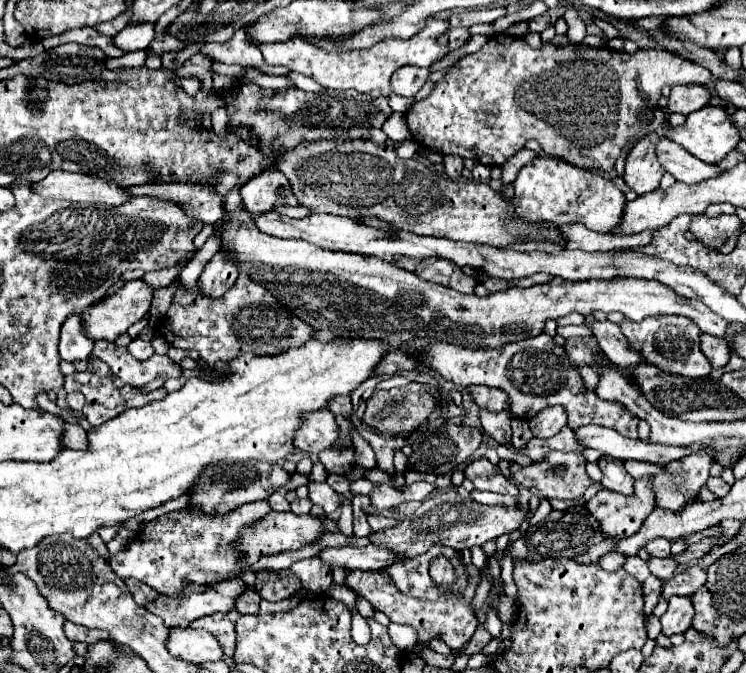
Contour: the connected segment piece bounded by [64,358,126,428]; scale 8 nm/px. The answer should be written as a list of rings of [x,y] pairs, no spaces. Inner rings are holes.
[[[96,358],[88,360],[86,372],[66,376],[64,388],[84,394],[86,404],[82,412],[94,428],[126,410],[126,384],[120,382],[104,362],[96,362]]]

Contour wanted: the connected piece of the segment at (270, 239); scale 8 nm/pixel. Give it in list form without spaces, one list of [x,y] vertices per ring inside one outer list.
[[[232,188],[226,194],[226,206],[224,212],[230,216],[228,224],[222,228],[222,246],[228,246],[232,252],[232,258],[236,258],[236,264],[244,274],[250,278],[256,278],[274,298],[278,298],[284,306],[292,310],[298,318],[312,324],[314,330],[330,330],[336,332],[340,338],[372,338],[372,340],[384,340],[386,344],[398,348],[404,342],[416,340],[416,338],[430,338],[440,342],[452,342],[458,346],[472,346],[472,348],[492,348],[502,346],[504,342],[516,342],[530,336],[538,336],[544,332],[546,320],[556,320],[560,316],[566,316],[570,312],[578,312],[582,316],[590,316],[592,312],[600,310],[604,314],[610,312],[622,312],[626,318],[640,322],[646,316],[658,316],[658,314],[682,314],[692,318],[704,334],[712,336],[726,336],[726,330],[730,322],[708,310],[702,302],[678,296],[670,286],[664,286],[656,280],[640,280],[640,278],[614,278],[614,280],[562,280],[552,278],[550,282],[536,284],[532,288],[510,288],[504,292],[488,294],[486,298],[478,298],[474,294],[460,294],[452,288],[444,288],[440,284],[432,284],[426,280],[420,280],[416,274],[406,272],[394,264],[380,262],[380,258],[364,258],[360,254],[348,254],[338,250],[326,250],[320,246],[314,246],[304,240],[296,238],[276,238],[270,234],[264,234],[256,228],[256,224],[250,218],[250,212],[244,208],[238,188]]]

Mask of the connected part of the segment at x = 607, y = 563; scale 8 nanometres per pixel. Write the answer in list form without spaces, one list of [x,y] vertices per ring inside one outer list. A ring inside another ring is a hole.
[[[613,552],[604,555],[598,561],[601,568],[606,571],[612,572],[618,570],[625,563],[625,557],[619,553]]]

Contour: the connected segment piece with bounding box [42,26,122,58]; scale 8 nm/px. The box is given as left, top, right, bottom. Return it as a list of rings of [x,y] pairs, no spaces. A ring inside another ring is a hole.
[[[76,28],[76,30],[70,30],[70,32],[64,32],[60,36],[50,36],[50,38],[44,38],[42,44],[44,48],[56,48],[60,44],[68,44],[68,42],[78,42],[78,44],[86,44],[86,46],[98,46],[102,48],[108,56],[122,56],[122,52],[112,44],[112,38],[100,34],[96,28]]]

